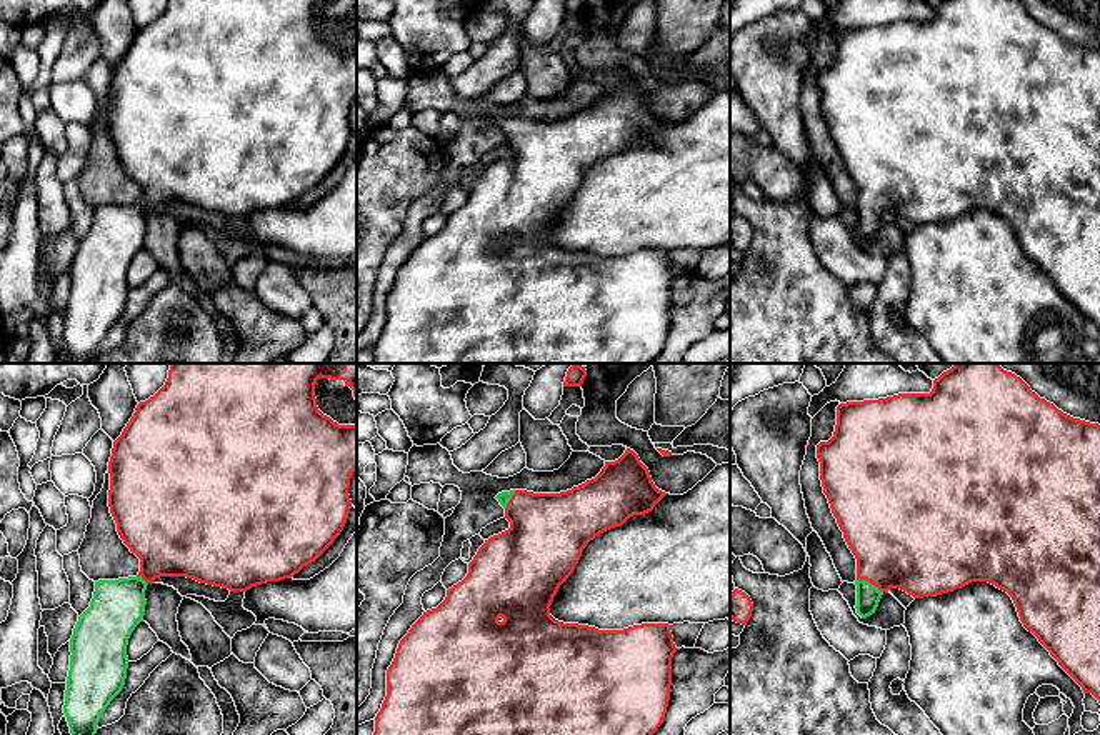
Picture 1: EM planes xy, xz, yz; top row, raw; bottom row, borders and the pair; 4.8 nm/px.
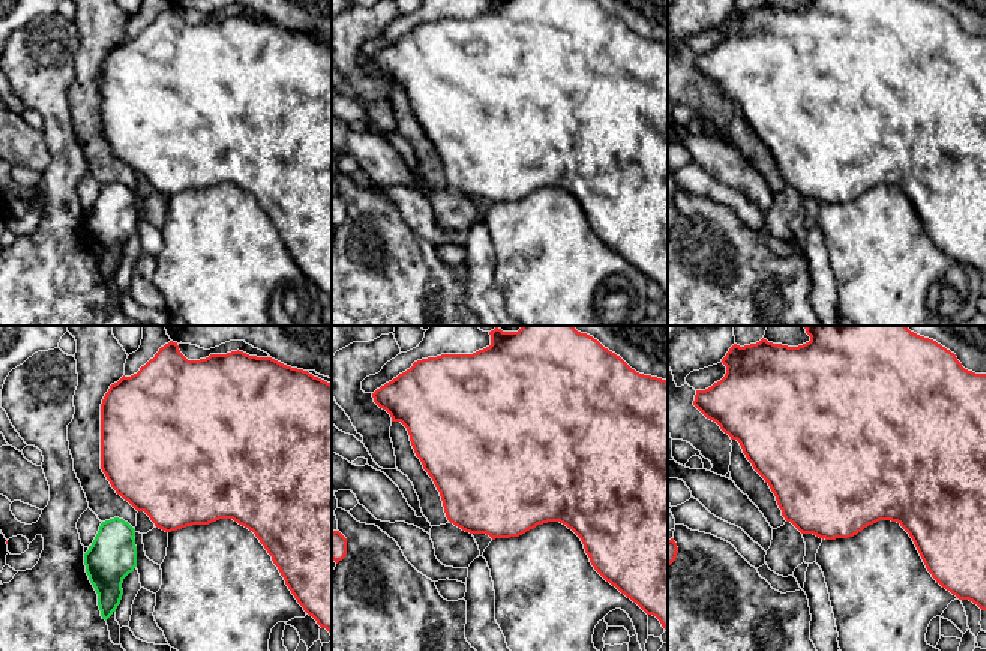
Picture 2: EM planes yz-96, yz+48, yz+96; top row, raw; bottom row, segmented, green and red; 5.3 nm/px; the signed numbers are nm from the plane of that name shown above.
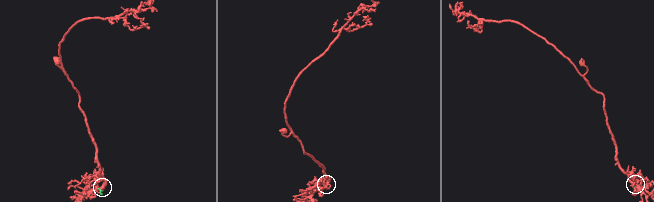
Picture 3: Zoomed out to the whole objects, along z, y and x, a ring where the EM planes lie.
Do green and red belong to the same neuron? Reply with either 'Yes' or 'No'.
Yes

